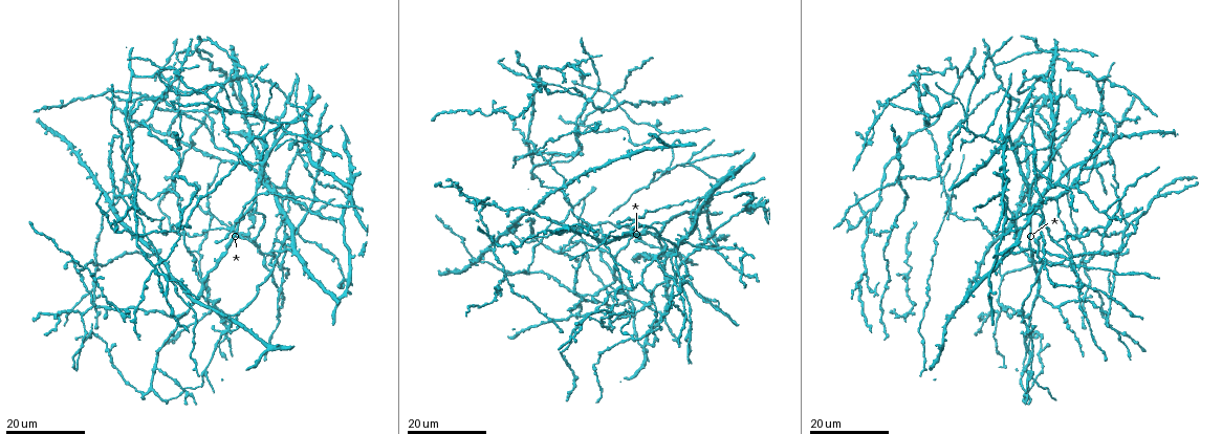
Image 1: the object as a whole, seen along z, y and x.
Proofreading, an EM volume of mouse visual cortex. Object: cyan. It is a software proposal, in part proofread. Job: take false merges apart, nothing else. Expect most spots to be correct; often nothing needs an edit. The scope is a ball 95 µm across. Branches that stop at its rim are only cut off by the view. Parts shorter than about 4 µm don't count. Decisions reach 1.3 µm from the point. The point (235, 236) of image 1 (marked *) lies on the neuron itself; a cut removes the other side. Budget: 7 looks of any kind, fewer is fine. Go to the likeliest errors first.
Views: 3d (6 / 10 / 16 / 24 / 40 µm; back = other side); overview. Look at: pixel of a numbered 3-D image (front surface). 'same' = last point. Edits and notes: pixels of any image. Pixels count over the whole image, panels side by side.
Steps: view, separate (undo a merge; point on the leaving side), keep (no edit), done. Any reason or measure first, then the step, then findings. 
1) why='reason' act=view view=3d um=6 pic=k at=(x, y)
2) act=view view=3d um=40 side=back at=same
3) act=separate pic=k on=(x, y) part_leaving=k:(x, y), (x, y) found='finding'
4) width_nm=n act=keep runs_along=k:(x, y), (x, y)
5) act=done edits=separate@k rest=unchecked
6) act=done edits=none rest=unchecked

why='four or more arms meet' act=view view=3d um=16 pic=1 at=(609, 236)

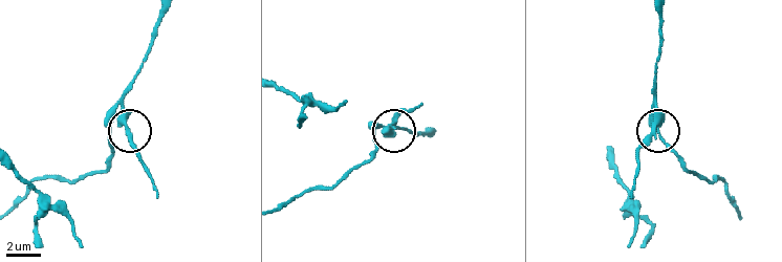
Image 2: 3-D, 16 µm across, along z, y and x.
why='closer look' act=view view=3d um=10 pic=2 at=(387, 132)

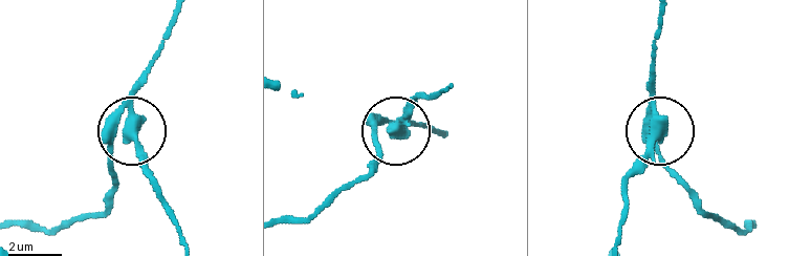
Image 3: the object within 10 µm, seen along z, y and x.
side_arm_um=6 act=keep runs_along=3:(658, 19), (652, 52), (658, 134), (627, 172) found='all the same neuron'

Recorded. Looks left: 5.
why='three-way junction' act=view view=3d um=24 pic=1 at=(263, 115)

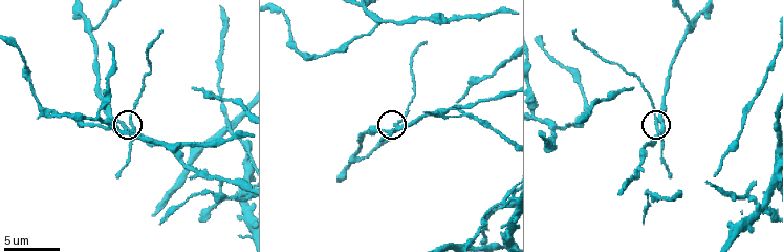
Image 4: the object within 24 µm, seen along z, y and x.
why='closer look' act=view view=3d um=6 pic=4 at=(131, 123)

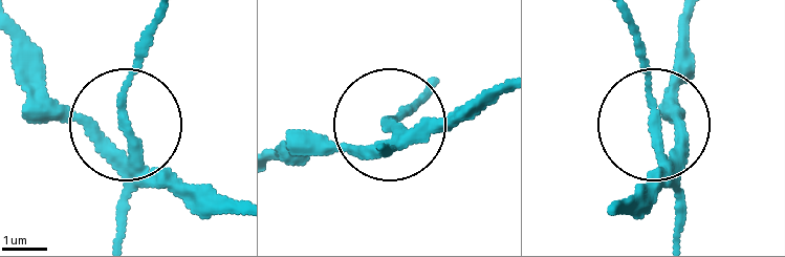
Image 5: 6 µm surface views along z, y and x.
act=view view=3d um=6 side=back pic=5 at=(126, 133)

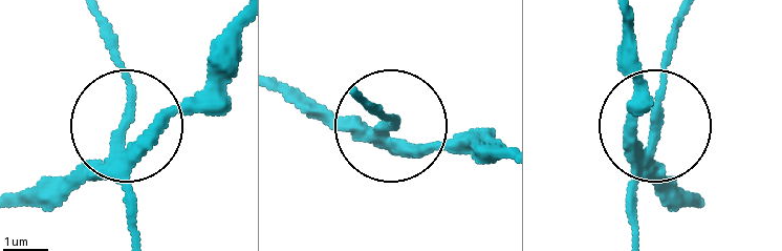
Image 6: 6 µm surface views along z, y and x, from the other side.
width_nm=250 act=separate pic=6 on=(133, 103) part_leaving=6:(114, 165), (125, 78), (103, 11) found='two neurons meet here'

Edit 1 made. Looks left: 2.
act=done edits=separate@6 rest=unchecked

